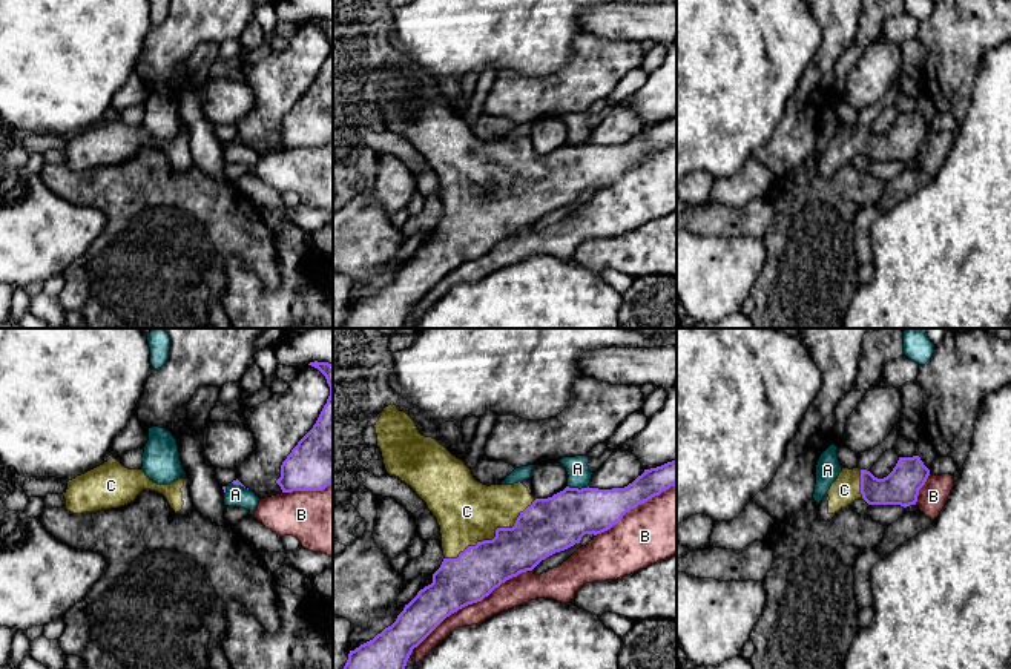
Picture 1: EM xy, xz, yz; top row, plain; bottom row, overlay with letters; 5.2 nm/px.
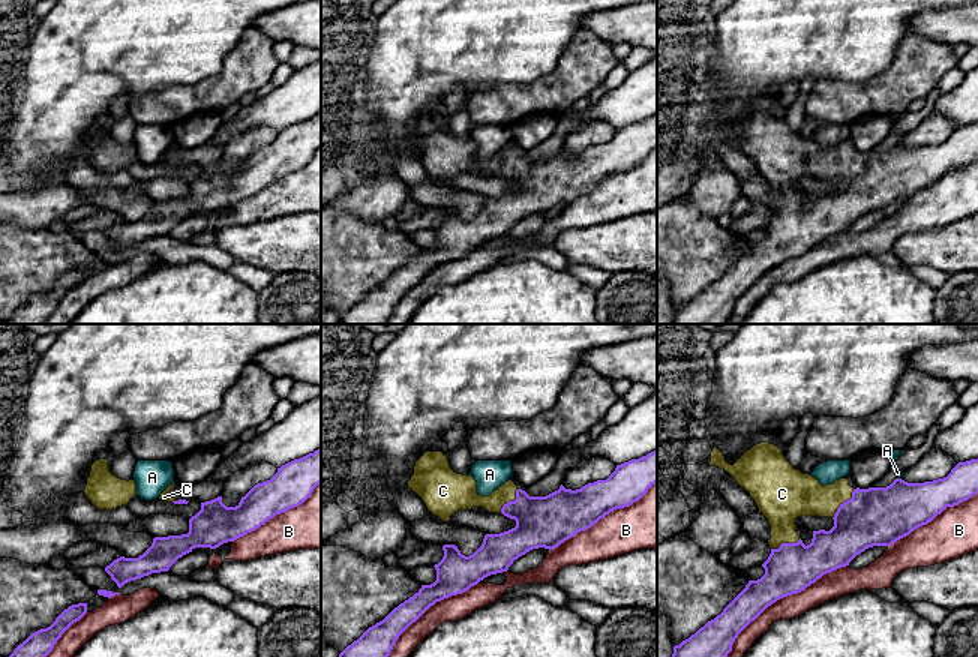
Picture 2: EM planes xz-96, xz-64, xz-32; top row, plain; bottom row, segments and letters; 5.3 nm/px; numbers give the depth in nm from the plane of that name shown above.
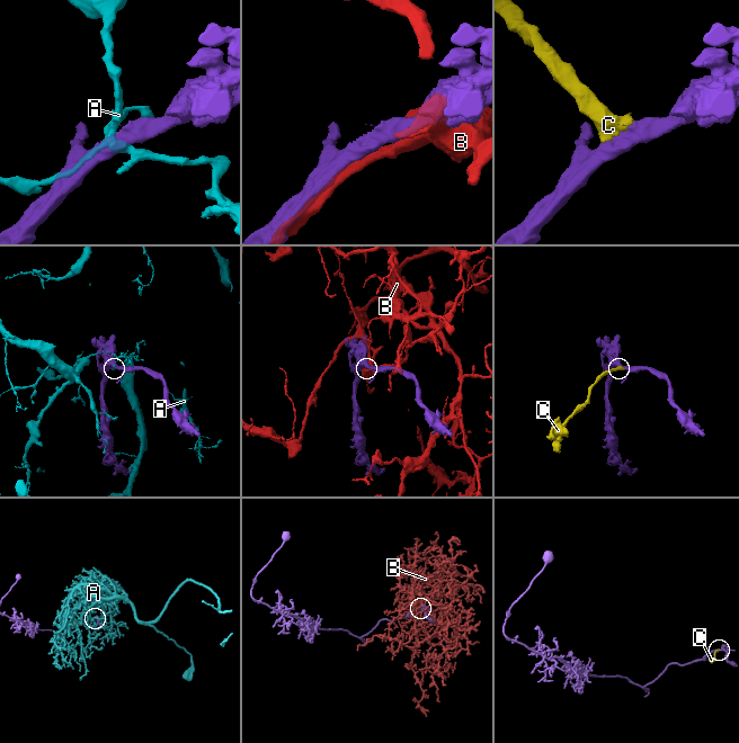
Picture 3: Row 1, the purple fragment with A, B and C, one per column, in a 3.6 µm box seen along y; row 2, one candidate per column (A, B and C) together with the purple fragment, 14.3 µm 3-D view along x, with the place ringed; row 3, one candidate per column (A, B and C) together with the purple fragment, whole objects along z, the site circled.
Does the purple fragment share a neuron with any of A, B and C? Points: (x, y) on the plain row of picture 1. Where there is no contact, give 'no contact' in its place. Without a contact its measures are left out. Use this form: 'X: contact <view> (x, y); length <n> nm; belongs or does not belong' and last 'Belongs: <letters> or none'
A: contact xz (577, 145); length 110 nm; does not belong
B: contact xz (473, 258); length 750 nm; does not belong
C: contact xz (494, 194); length 550 nm; belongs
Belongs: C

